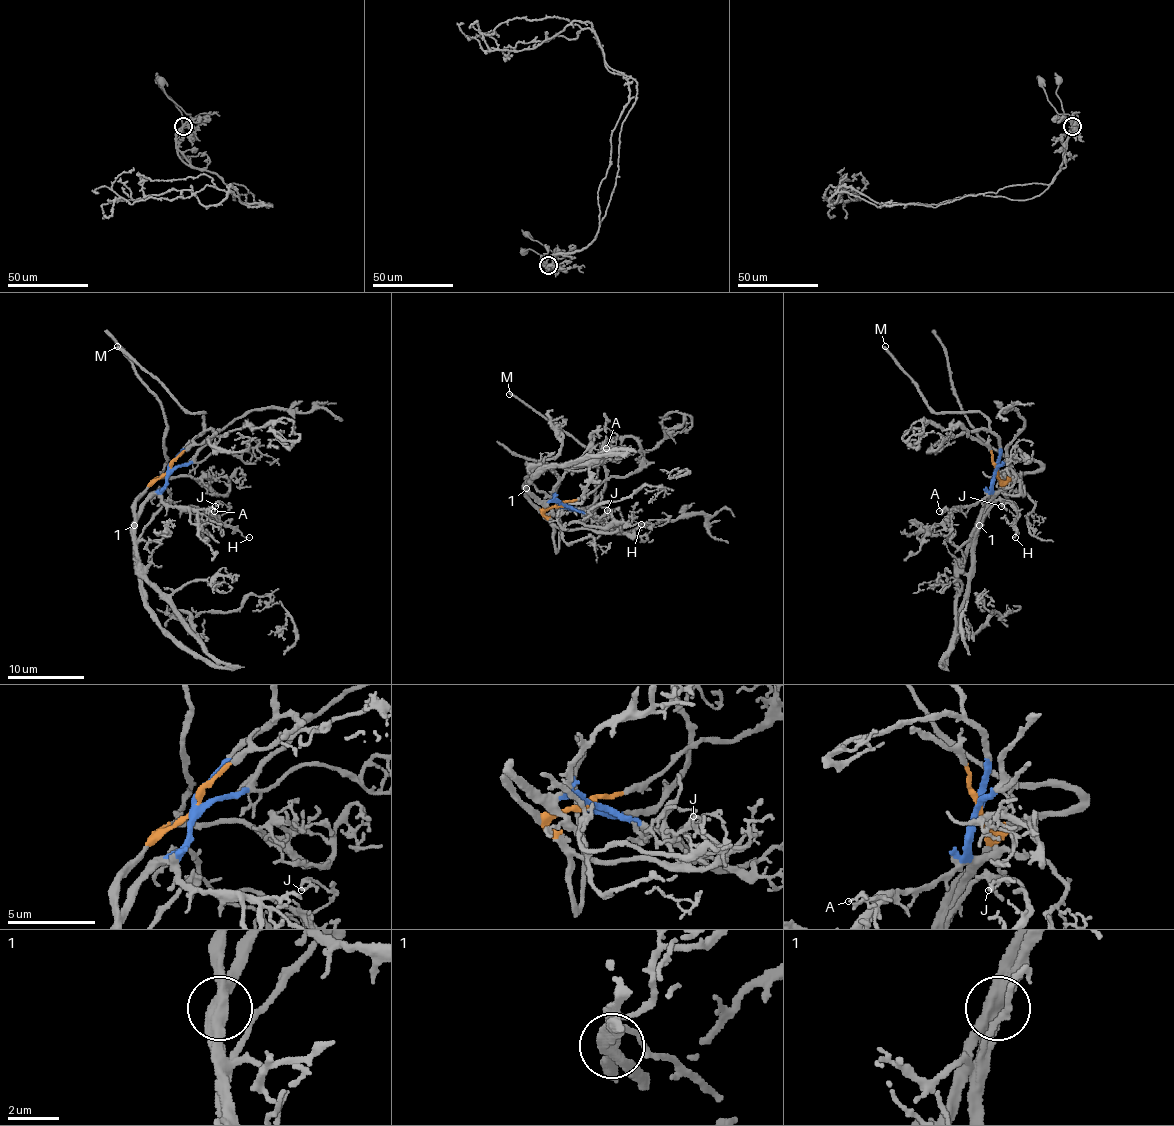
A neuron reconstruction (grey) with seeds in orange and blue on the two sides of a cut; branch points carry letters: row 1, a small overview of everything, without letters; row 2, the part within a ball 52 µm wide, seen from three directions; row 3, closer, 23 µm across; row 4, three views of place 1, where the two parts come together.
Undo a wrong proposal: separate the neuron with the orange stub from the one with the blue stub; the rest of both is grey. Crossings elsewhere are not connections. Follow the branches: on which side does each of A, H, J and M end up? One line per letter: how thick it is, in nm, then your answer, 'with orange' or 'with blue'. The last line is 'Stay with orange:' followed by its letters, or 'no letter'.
A: 160 nm thick; with blue
H: 110 nm thick; with blue
J: 200 nm thick; with blue
M: 260 nm thick; with blue
Stay with orange: no letter

